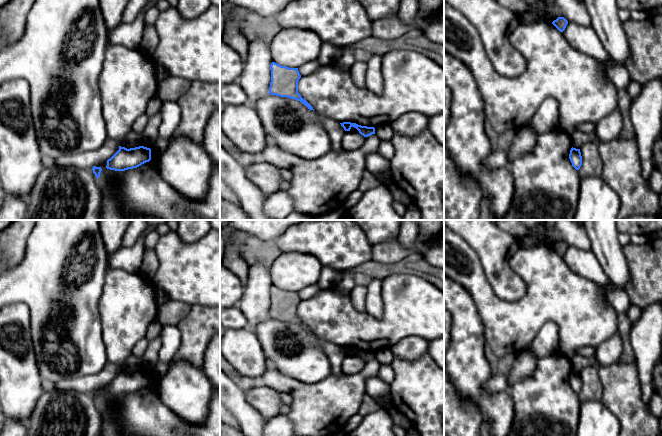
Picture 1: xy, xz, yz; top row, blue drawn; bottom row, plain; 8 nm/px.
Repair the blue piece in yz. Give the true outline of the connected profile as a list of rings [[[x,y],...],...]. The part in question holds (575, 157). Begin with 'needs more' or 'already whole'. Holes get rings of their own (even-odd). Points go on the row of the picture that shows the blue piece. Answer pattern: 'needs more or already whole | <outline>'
already whole | [[[572,147],[570,150],[569,159],[572,163],[572,166],[576,170],[579,170],[582,165],[582,156],[581,156],[580,149],[576,149]]]

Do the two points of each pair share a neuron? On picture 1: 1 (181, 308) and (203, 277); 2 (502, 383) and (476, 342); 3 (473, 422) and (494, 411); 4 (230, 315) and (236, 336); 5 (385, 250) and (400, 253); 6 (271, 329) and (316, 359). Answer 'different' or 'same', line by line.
1: different
2: different
3: different
4: different
5: same
6: same

